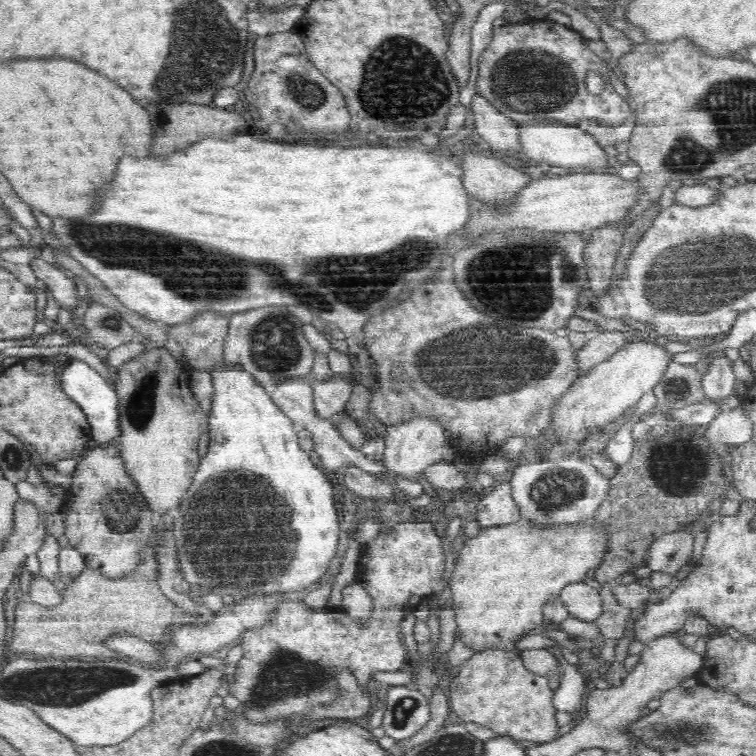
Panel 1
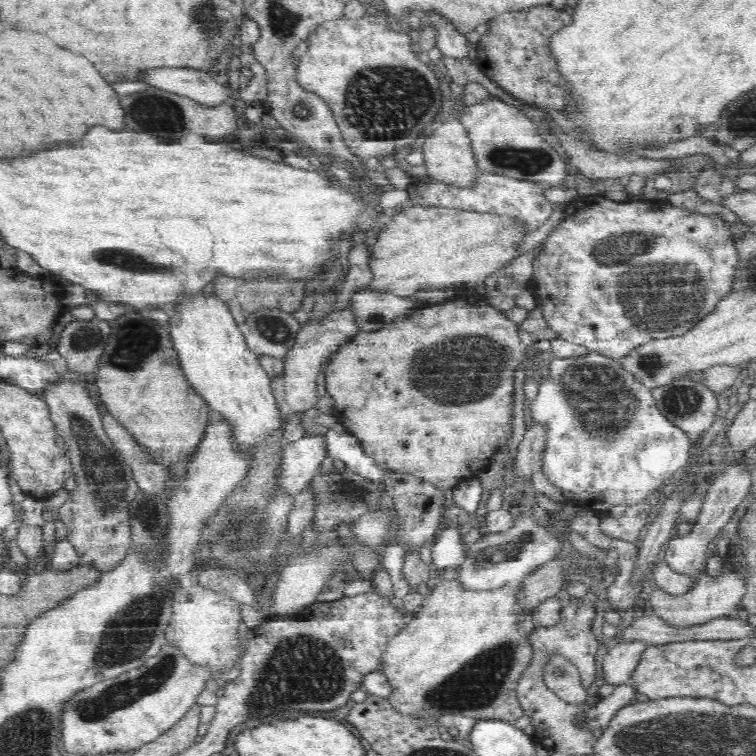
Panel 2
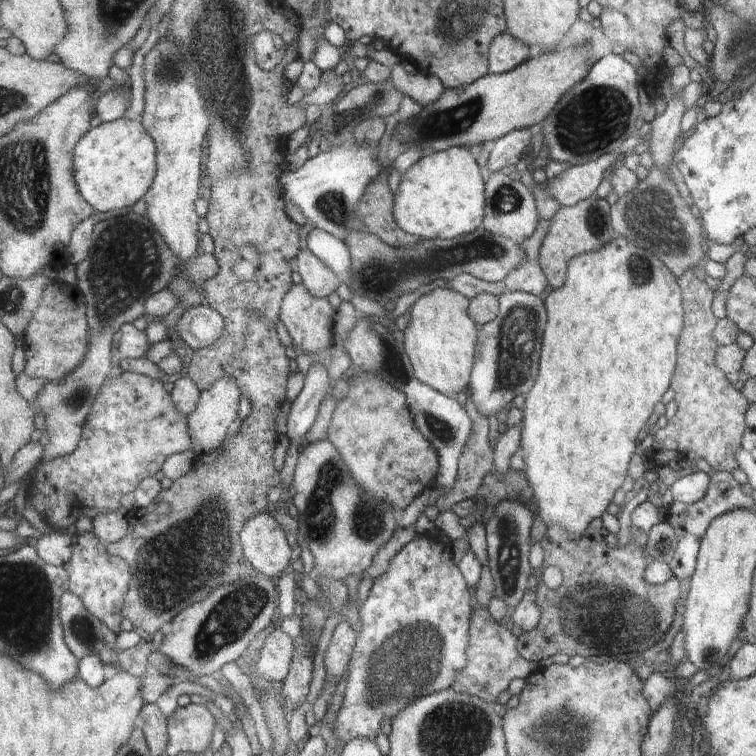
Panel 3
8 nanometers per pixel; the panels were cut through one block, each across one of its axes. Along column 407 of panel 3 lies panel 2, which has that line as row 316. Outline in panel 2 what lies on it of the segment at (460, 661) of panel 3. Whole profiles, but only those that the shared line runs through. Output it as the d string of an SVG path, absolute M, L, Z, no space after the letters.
M600 193L580 196L578 200L568 202L557 216L557 222L557 226L548 232L543 240L542 250L532 260L530 268L532 268L533 289L531 291L538 307L542 309L547 326L560 335L560 339L584 346L589 352L622 360L634 348L642 344L687 334L694 326L706 319L717 308L719 302L735 289L736 273L739 270L733 268L737 264L736 248L733 248L734 233L730 231L728 222L722 217L710 217L670 204L666 206L652 204L652 201L644 199L616 204L616 201L607 199Z

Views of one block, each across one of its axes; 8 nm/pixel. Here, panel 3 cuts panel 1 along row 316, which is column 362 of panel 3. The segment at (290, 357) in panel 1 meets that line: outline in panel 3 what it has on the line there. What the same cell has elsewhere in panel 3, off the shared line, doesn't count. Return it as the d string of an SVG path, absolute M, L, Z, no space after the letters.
M482 226L469 235L448 240L425 240L414 248L392 248L378 236L365 230L352 230L343 244L351 257L350 289L374 302L385 303L399 295L414 292L418 284L429 280L446 280L458 274L470 274L490 283L503 282L522 262L522 248L514 241L486 230Z

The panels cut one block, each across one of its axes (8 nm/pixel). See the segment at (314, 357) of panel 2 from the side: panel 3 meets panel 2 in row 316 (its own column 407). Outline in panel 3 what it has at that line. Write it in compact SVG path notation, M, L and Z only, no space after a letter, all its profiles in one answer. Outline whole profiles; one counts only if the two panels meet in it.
M434 288L420 295L410 310L410 323L404 331L405 352L422 384L446 396L468 391L476 363L476 324L469 313L469 300L447 288Z

